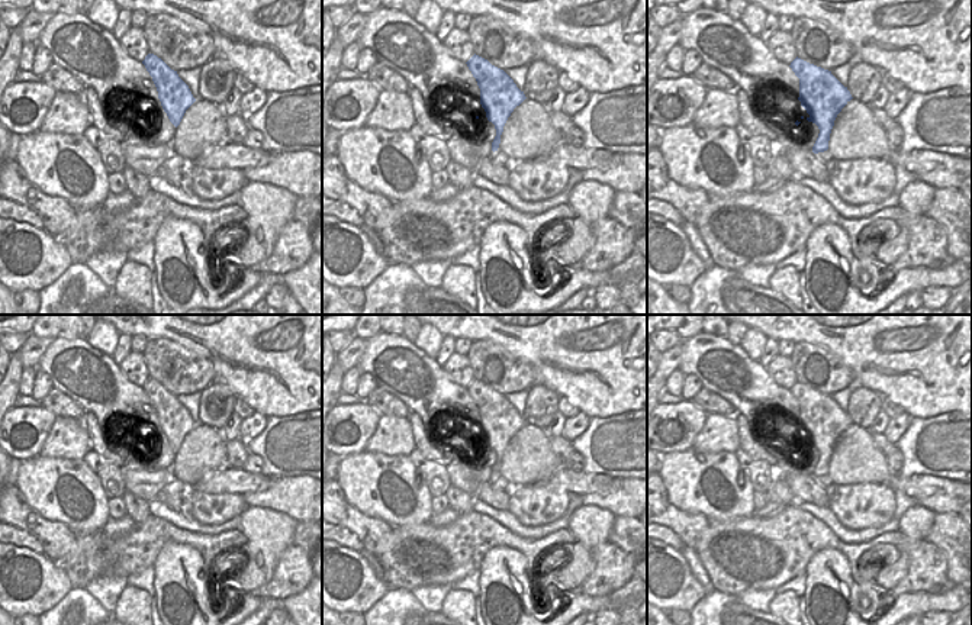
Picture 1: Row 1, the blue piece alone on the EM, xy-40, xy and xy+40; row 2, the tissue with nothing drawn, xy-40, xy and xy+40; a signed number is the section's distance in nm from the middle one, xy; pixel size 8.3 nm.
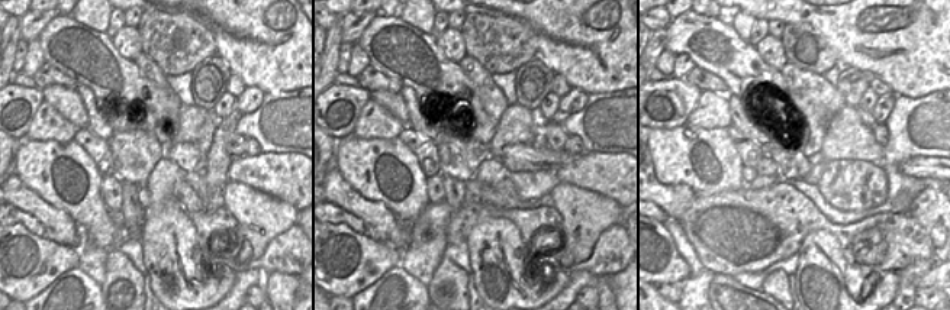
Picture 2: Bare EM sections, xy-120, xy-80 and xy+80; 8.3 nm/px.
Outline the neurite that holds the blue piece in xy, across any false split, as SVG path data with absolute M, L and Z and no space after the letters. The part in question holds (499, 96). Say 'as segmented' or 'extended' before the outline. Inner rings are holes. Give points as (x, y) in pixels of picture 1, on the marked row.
as segmented; M474 54L466 64L480 88L480 104L486 117L496 129L492 142L492 151L495 152L499 148L508 117L527 97L503 70L492 65L487 59Z

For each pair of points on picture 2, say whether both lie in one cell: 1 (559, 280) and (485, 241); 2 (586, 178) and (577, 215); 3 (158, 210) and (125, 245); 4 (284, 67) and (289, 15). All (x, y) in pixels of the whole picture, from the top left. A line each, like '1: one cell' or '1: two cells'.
1: one cell
2: two cells
3: two cells
4: one cell

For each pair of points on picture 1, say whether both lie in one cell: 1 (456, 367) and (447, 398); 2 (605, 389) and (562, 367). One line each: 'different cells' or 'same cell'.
1: different cells
2: same cell

